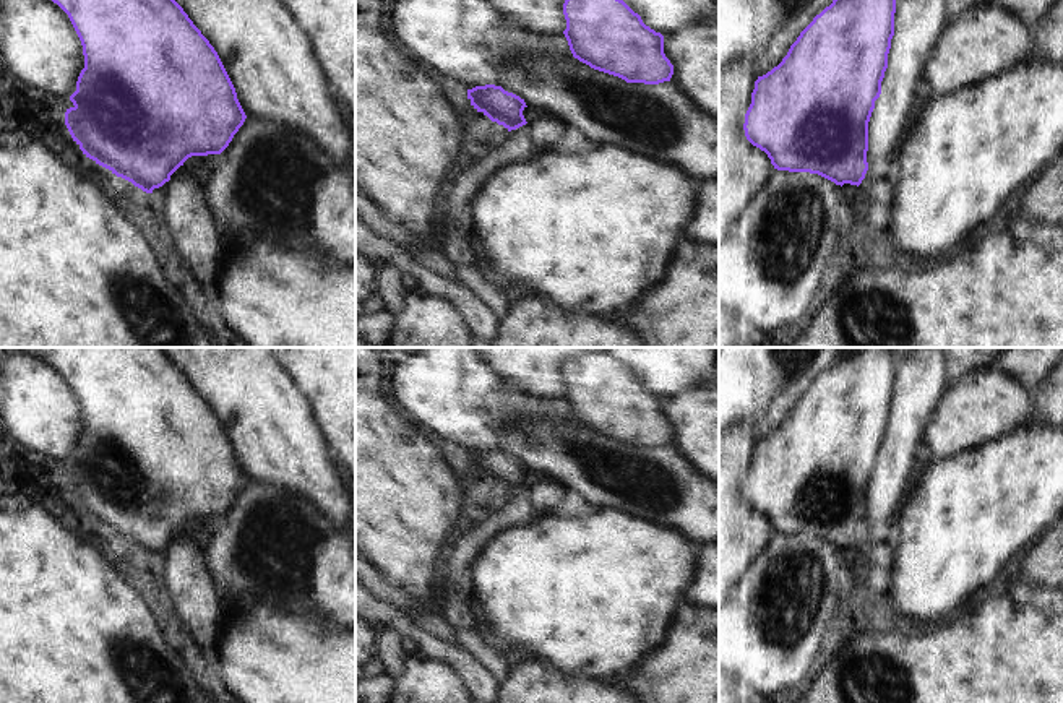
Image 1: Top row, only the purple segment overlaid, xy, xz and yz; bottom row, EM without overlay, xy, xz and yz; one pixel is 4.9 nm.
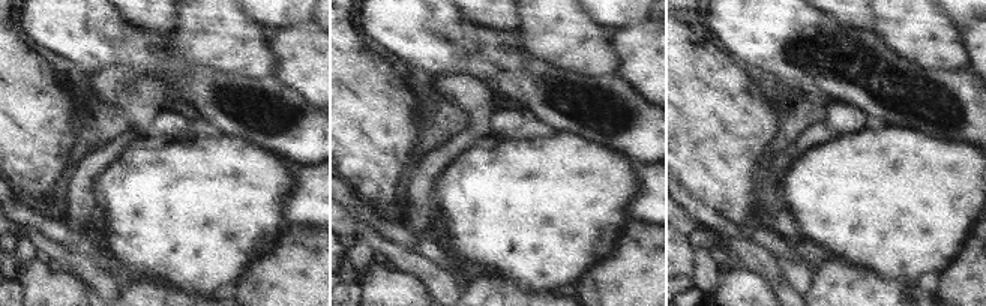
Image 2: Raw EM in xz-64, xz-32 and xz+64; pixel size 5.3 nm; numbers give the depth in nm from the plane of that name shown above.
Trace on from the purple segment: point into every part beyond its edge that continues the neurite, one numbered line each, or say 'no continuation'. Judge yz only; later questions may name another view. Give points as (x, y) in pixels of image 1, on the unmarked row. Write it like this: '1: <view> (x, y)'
1: yz (880, 554)

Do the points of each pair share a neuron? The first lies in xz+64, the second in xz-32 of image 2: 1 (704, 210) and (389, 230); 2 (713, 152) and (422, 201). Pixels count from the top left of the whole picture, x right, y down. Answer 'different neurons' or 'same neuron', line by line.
1: different neurons
2: different neurons

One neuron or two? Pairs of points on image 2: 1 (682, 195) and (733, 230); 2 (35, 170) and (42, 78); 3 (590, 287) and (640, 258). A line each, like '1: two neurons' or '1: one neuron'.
1: one neuron
2: one neuron
3: one neuron

